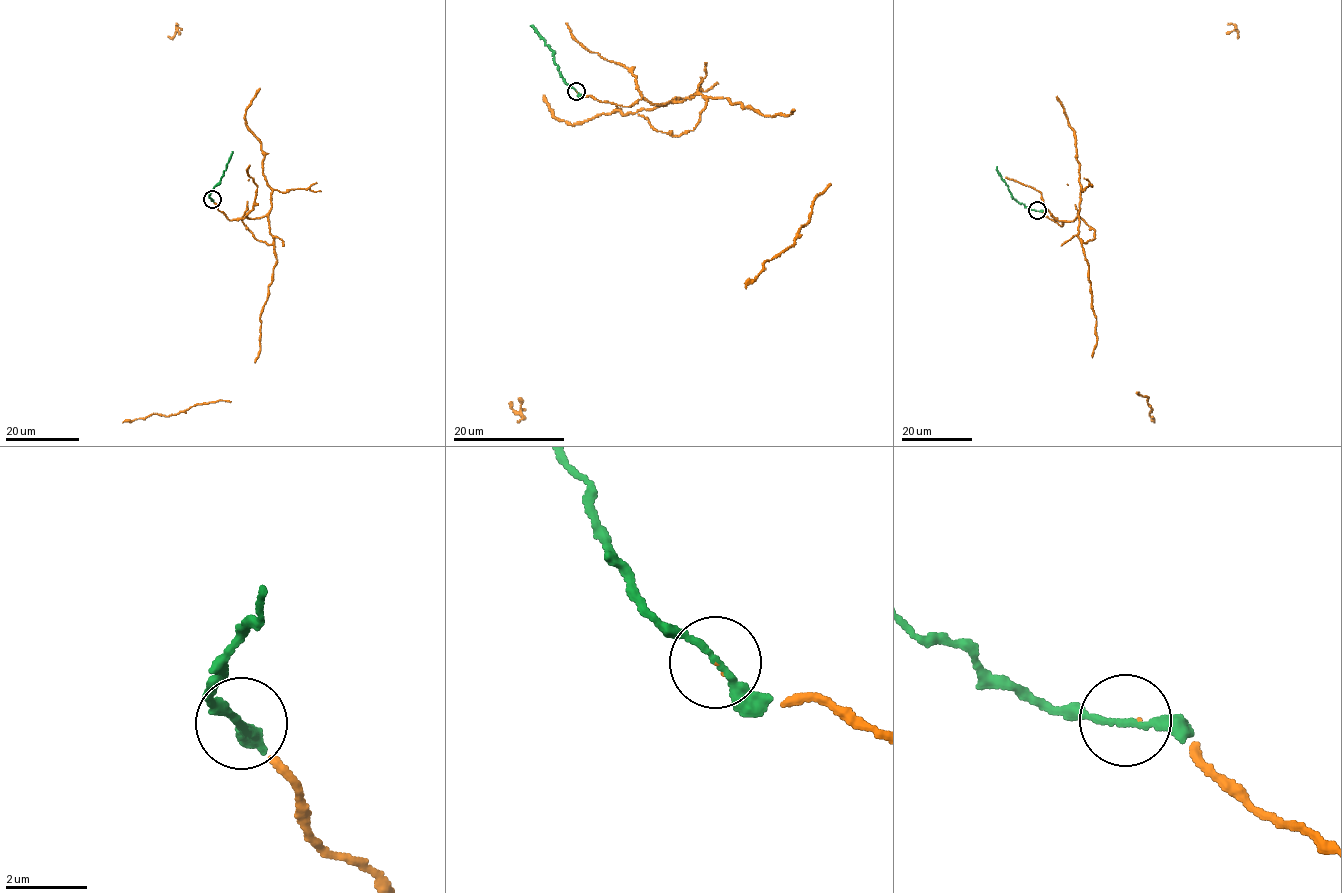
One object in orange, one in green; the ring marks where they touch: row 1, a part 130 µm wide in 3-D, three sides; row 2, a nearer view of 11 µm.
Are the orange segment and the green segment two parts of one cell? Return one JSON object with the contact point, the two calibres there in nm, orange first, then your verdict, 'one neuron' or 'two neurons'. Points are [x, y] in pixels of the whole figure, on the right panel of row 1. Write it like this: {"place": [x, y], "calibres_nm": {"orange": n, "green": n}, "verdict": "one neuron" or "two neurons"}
{"place": [1037, 210], "calibres_nm": {"orange": 40, "green": 150}, "verdict": "two neurons"}

